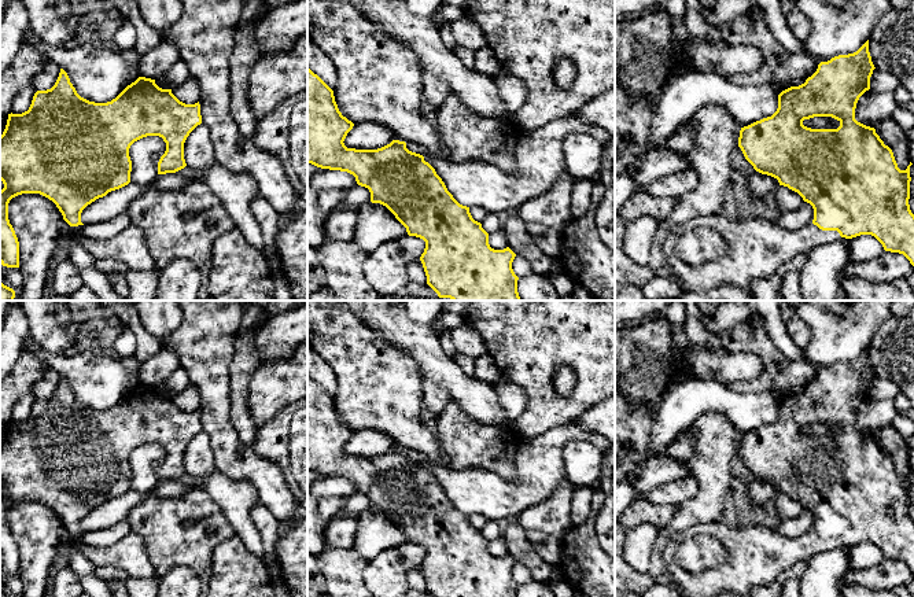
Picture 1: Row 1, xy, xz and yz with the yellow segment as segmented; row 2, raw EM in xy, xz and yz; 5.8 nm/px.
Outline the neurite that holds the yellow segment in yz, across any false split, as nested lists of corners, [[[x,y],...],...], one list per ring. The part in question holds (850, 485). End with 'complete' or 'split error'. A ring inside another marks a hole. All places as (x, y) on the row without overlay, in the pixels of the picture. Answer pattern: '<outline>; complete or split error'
[[[869,347],[854,361],[839,362],[828,369],[821,369],[817,379],[799,394],[790,394],[778,402],[778,416],[767,425],[741,435],[738,454],[745,467],[762,482],[778,487],[780,493],[797,500],[804,509],[814,516],[812,530],[797,538],[781,535],[774,526],[737,527],[731,519],[720,519],[699,523],[678,532],[671,538],[663,552],[666,565],[672,582],[683,589],[683,597],[712,597],[719,593],[737,593],[751,597],[751,589],[771,585],[785,570],[801,560],[837,549],[841,545],[852,546],[860,542],[874,543],[885,559],[903,561],[914,574],[914,522],[910,517],[910,472],[900,478],[892,457],[884,452],[874,435],[866,434],[855,427],[855,416],[859,405],[870,397],[870,384],[874,377],[869,360]],[[814,424],[832,424],[840,430],[837,436],[811,436],[803,432],[804,427]],[[699,535],[711,535],[719,539],[729,553],[723,568],[711,568],[700,574],[690,574],[675,560],[675,550],[685,539]]]; split error

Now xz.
[[[307,375],[307,471],[353,482],[358,493],[369,497],[372,511],[386,513],[406,535],[409,543],[425,549],[420,568],[427,592],[432,597],[517,597],[519,585],[512,576],[516,561],[509,554],[504,557],[490,554],[489,541],[482,535],[482,531],[472,526],[469,515],[460,512],[453,505],[423,463],[409,458],[406,450],[399,447],[392,447],[377,457],[347,456],[343,449],[353,434],[354,431],[339,419],[333,398]]]; complete

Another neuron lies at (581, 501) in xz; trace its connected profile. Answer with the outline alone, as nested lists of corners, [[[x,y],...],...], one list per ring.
[[[576,487],[571,500],[571,522],[581,526],[590,513],[593,487]]]

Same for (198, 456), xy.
[[[203,430],[187,445],[184,450],[184,467],[187,473],[196,480],[215,471],[214,453],[209,435]]]

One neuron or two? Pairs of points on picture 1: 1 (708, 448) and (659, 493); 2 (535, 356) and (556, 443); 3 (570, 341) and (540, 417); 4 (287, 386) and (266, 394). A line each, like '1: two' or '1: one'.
1: two
2: two
3: one
4: one

